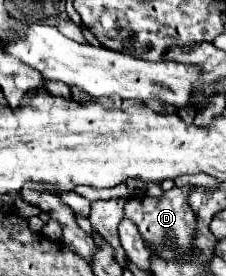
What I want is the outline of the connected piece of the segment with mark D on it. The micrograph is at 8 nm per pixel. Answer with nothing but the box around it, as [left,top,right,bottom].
[125,186,197,258]

